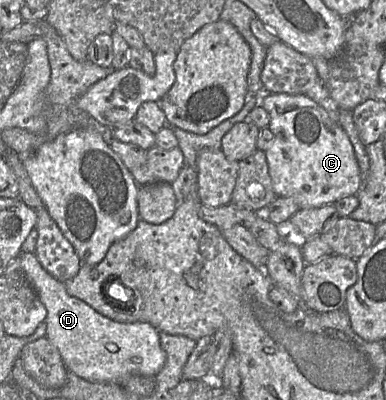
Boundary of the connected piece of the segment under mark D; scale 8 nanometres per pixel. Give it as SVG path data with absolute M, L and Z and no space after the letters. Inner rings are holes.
M21 252L25 275L47 309L46 337L59 351L68 369L90 382L120 383L131 375L156 376L166 361L159 331L150 323L122 323L103 316L67 293L65 284L49 274L35 253Z

